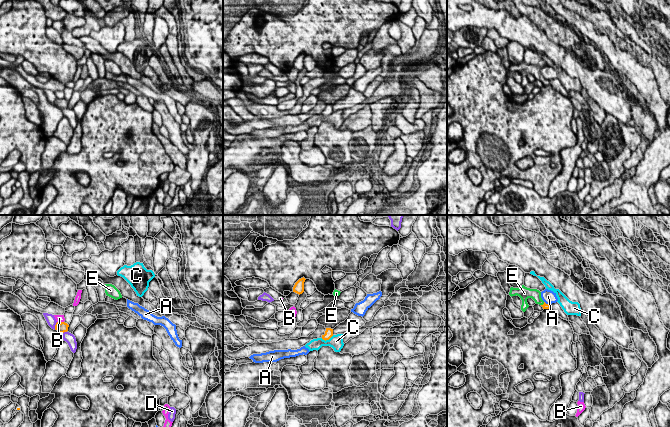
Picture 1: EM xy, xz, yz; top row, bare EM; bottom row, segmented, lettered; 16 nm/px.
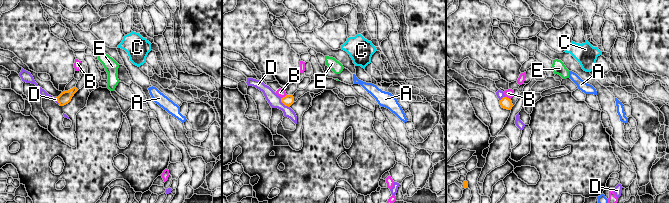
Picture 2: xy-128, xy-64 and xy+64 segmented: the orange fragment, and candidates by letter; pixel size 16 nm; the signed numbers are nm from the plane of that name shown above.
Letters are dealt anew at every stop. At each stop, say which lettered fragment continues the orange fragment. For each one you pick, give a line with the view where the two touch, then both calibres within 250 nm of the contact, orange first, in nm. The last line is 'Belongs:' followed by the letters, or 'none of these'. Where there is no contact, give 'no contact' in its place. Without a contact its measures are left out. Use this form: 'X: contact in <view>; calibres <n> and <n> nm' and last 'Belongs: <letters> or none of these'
E: contact in yz; calibres 100 and 170 nm
Belongs: E

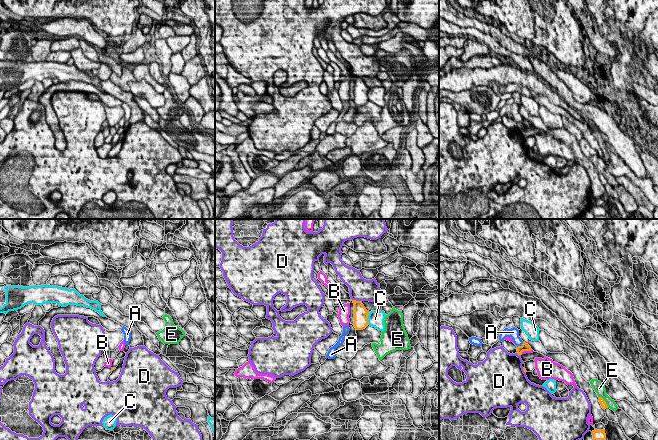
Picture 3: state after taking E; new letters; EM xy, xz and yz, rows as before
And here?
Belongs: none of these

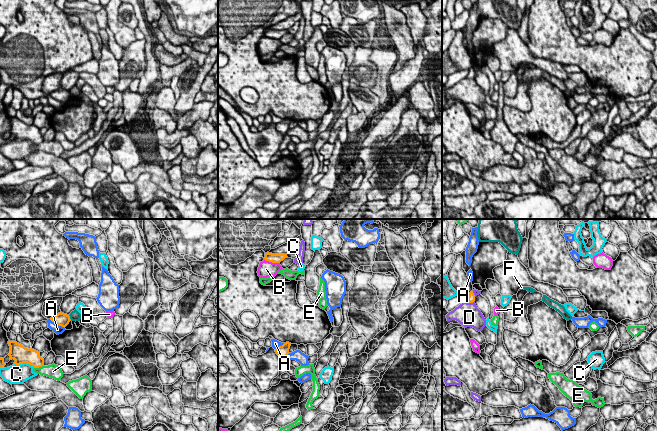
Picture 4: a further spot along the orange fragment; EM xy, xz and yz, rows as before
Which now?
Belongs: none of these

